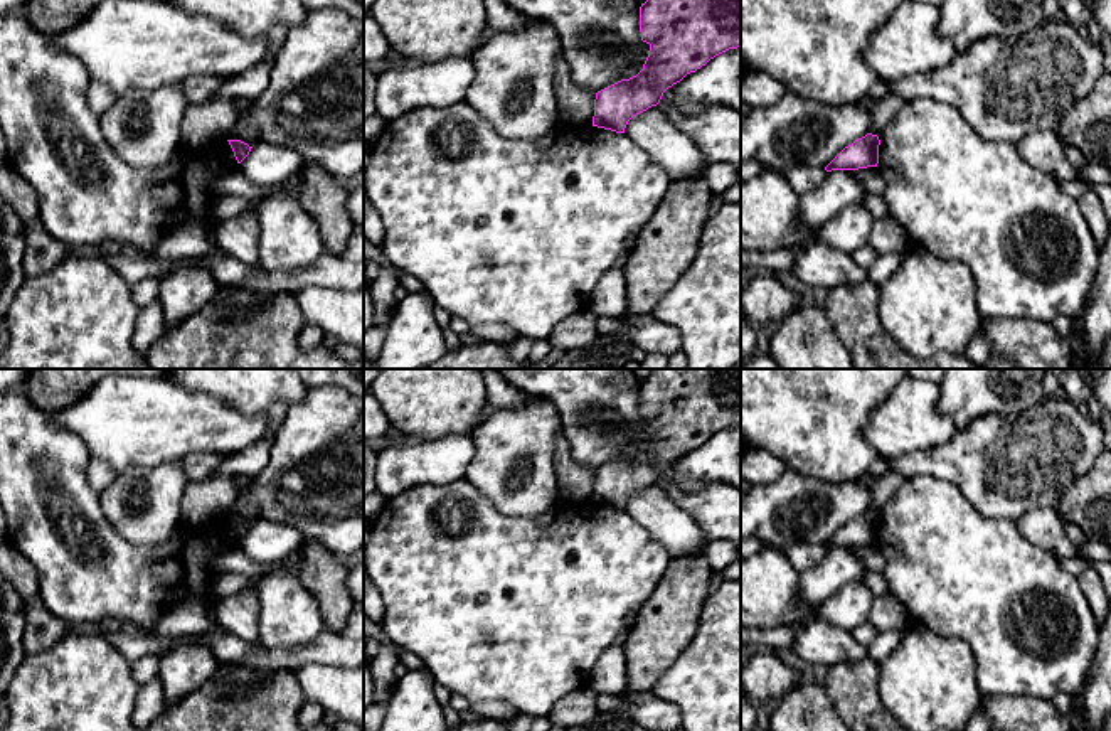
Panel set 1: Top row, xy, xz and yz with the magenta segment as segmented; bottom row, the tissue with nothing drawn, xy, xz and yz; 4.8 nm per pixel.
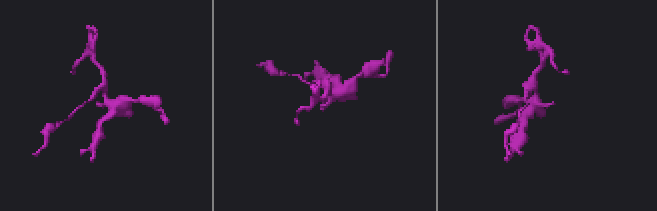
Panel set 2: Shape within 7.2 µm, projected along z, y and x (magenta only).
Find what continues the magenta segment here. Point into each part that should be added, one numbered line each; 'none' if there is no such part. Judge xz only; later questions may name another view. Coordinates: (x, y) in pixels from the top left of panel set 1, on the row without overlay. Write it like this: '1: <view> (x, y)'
none

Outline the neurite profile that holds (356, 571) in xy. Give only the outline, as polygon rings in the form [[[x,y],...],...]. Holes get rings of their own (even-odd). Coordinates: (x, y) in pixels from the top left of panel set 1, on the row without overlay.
[[[364,561],[348,566],[347,588],[354,603],[364,606]]]

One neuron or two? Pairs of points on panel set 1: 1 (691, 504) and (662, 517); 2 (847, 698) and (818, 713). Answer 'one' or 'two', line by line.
1: two
2: two

